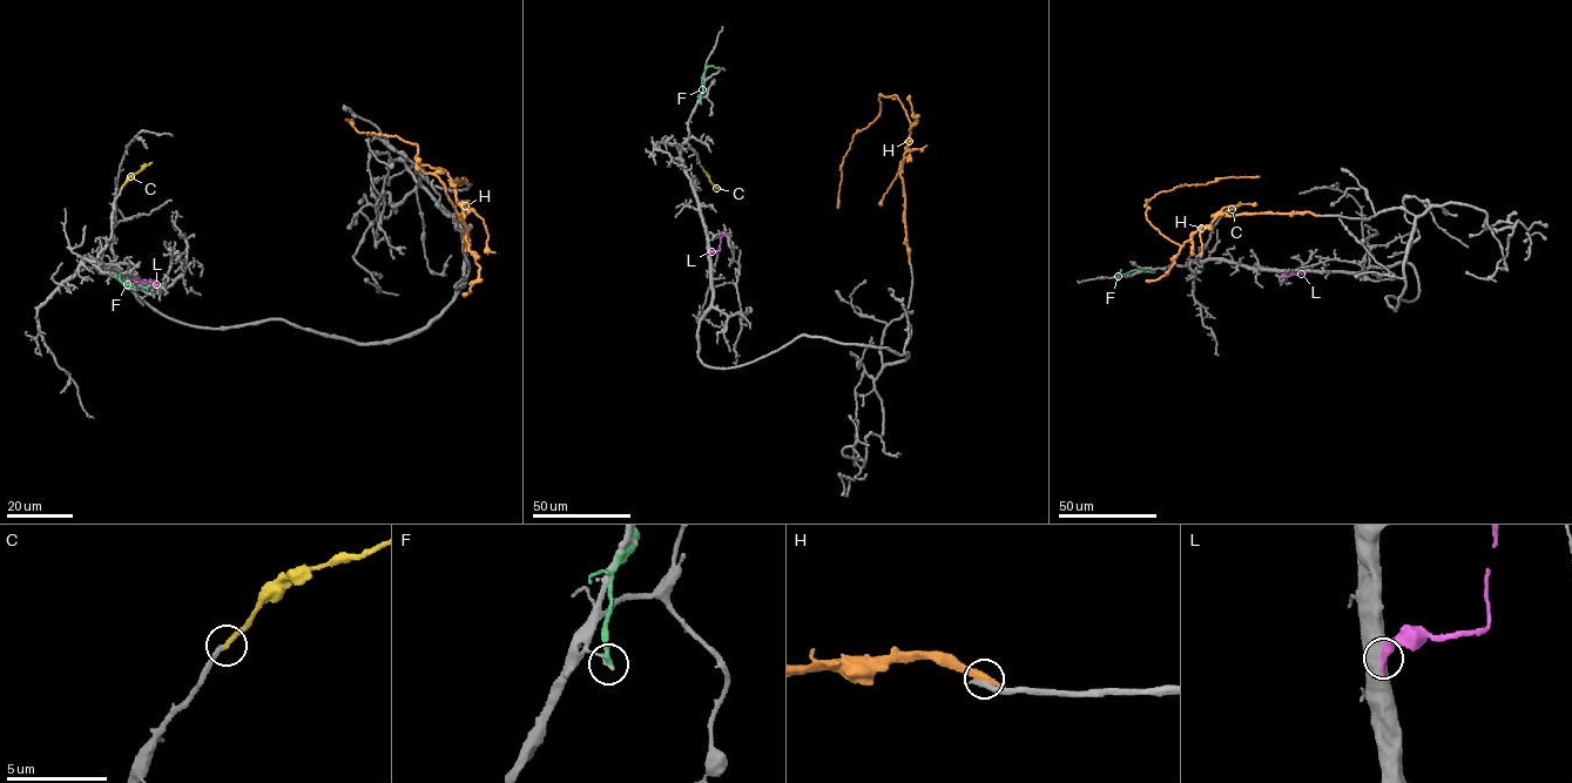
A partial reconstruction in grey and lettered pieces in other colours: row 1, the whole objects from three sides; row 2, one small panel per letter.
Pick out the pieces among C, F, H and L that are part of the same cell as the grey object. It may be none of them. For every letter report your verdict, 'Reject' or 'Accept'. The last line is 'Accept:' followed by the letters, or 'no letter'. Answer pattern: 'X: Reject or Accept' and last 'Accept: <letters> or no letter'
C: Accept
F: Reject
H: Reject
L: Reject
Accept: C

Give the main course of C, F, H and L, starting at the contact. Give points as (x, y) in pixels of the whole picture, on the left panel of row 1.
C: (121, 188), (132, 174), (152, 162)
F: (117, 278), (120, 276), (123, 284), (140, 289), (150, 285)
H: (466, 182), (451, 181), (467, 236), (445, 184), (418, 167), (417, 146), (397, 136), (359, 133), (346, 120)
L: (132, 278), (143, 283), (149, 278), (159, 287)

